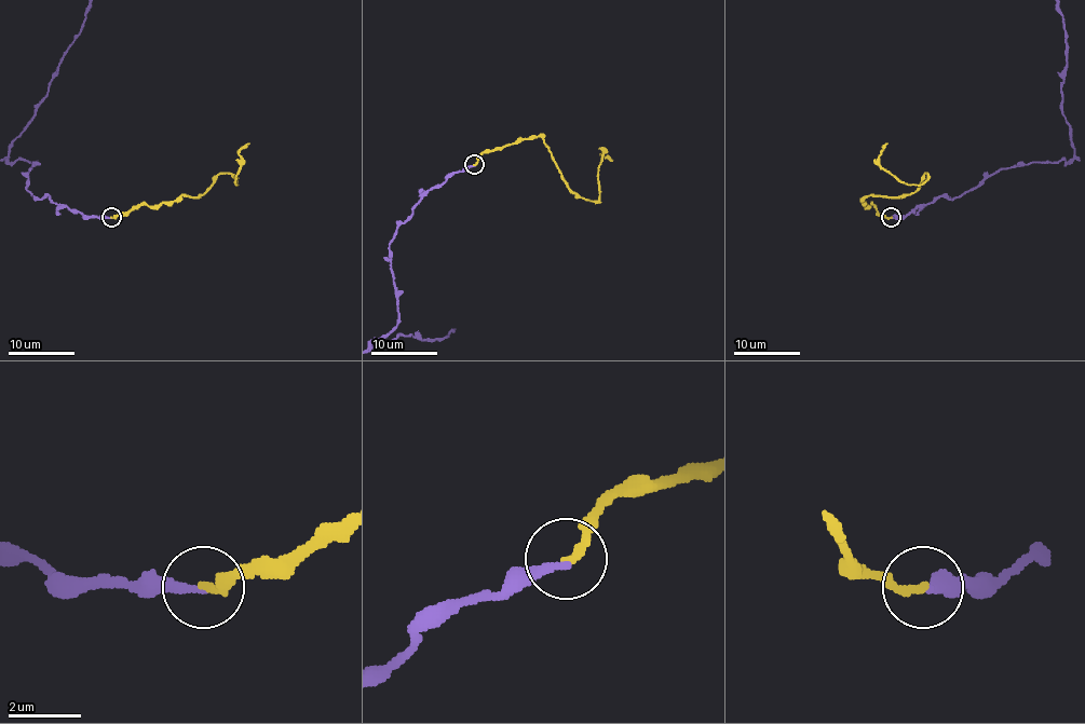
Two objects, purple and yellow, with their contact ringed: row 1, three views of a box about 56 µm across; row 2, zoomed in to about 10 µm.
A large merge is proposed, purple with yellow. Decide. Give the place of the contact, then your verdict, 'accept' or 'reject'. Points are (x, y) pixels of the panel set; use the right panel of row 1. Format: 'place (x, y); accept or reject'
place (891, 217); reject

